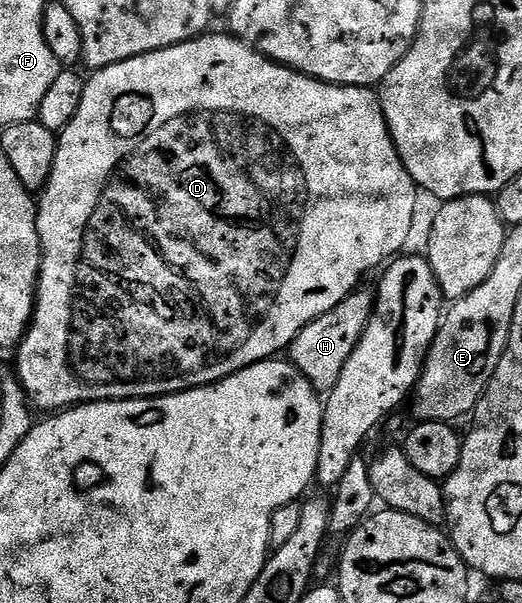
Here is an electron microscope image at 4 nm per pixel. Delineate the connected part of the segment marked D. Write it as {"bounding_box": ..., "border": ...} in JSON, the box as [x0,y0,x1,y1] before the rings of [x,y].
{"bounding_box":[16,32,420,411],"border":[[[207,32],[201,37],[193,37],[179,45],[173,45],[160,51],[152,51],[144,55],[136,55],[124,63],[112,63],[112,67],[95,69],[85,78],[84,99],[80,99],[80,111],[57,134],[58,150],[56,159],[52,163],[50,178],[46,188],[40,194],[38,207],[38,234],[42,244],[42,262],[38,276],[38,293],[34,297],[34,317],[30,320],[21,345],[17,346],[18,370],[16,376],[22,385],[22,392],[26,394],[29,404],[35,410],[65,411],[76,405],[84,405],[91,401],[128,401],[140,397],[165,397],[167,393],[183,393],[186,389],[198,389],[201,385],[214,385],[224,380],[228,375],[240,371],[249,365],[261,361],[277,358],[281,351],[289,350],[290,345],[300,335],[308,323],[320,319],[320,315],[328,315],[332,307],[336,307],[355,289],[363,284],[362,276],[370,273],[374,268],[385,266],[391,259],[399,256],[414,229],[414,212],[418,209],[420,190],[414,184],[412,175],[404,167],[402,157],[396,151],[394,140],[390,138],[390,128],[384,119],[382,102],[379,94],[373,88],[365,85],[329,85],[326,81],[317,81],[314,77],[305,77],[303,73],[289,69],[279,61],[273,61],[262,53],[256,52],[251,45],[229,32]]]}

